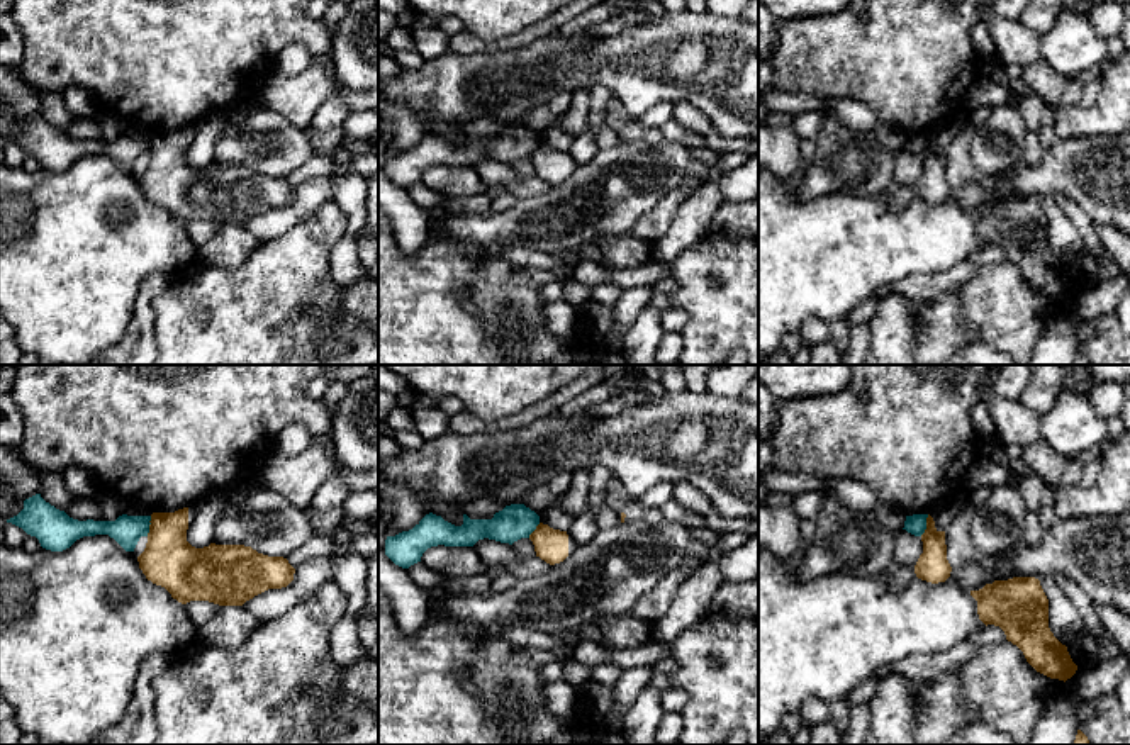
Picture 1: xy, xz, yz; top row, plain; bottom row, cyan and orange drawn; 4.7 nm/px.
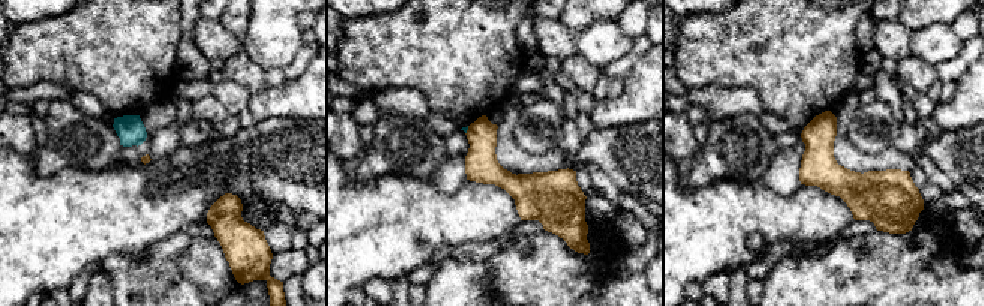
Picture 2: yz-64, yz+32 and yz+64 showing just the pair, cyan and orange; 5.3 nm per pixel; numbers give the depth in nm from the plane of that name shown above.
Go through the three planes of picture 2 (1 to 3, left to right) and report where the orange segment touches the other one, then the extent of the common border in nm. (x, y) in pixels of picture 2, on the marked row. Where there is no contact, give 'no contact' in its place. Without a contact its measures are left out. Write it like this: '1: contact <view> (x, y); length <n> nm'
1: no contact
2: contact yz+32 (467, 129); length 50 nm
3: no contact

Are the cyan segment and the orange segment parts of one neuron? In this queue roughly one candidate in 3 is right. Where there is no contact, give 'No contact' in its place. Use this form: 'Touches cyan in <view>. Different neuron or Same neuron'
Touches cyan in yz. Different neuron

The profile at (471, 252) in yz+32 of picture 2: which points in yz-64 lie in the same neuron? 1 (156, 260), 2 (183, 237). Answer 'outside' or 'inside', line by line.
1: inside
2: inside

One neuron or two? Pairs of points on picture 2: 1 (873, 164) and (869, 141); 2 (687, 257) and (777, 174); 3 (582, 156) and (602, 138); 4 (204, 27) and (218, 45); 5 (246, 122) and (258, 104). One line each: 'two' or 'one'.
1: two
2: two
3: one
4: one
5: two

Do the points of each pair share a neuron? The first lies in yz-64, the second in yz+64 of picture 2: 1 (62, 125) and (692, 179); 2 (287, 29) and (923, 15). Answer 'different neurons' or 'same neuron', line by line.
1: same neuron
2: different neurons

